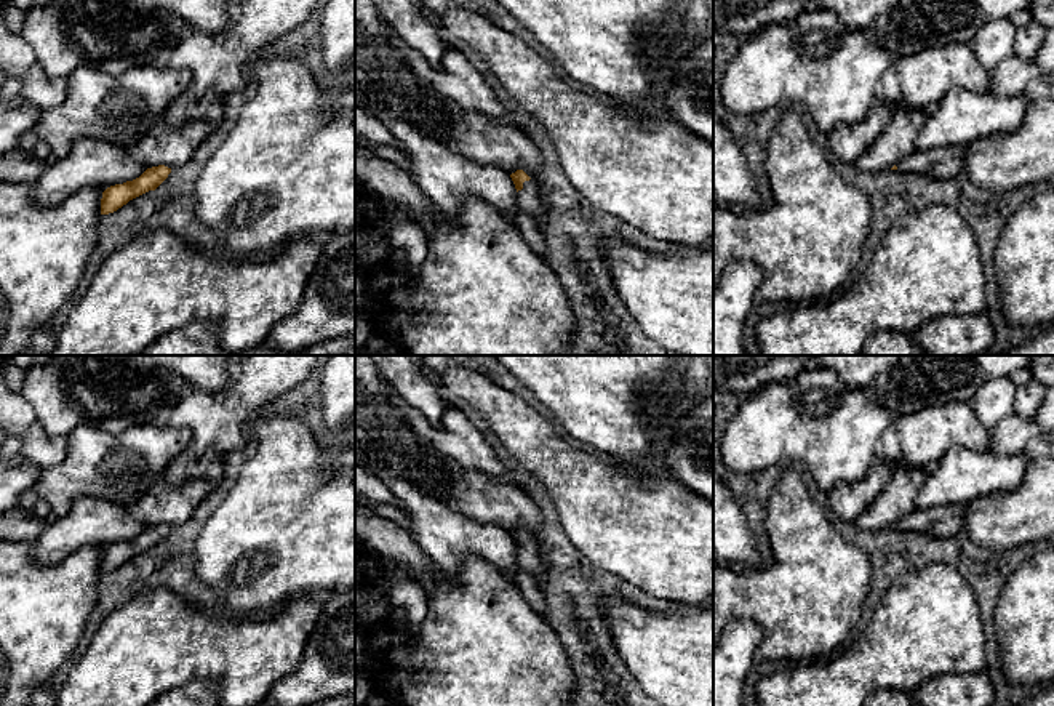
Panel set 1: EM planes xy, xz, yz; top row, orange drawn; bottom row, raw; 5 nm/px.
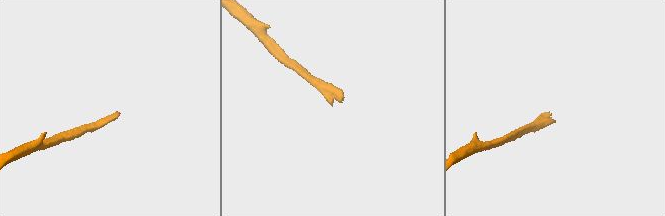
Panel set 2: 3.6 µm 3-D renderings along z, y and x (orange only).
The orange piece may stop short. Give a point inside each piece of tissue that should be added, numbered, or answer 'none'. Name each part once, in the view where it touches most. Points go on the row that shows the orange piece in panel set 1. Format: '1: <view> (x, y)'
1: xz (530, 218)

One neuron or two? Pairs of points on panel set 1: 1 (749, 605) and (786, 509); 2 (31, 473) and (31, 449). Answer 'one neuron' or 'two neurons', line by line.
1: one neuron
2: two neurons

